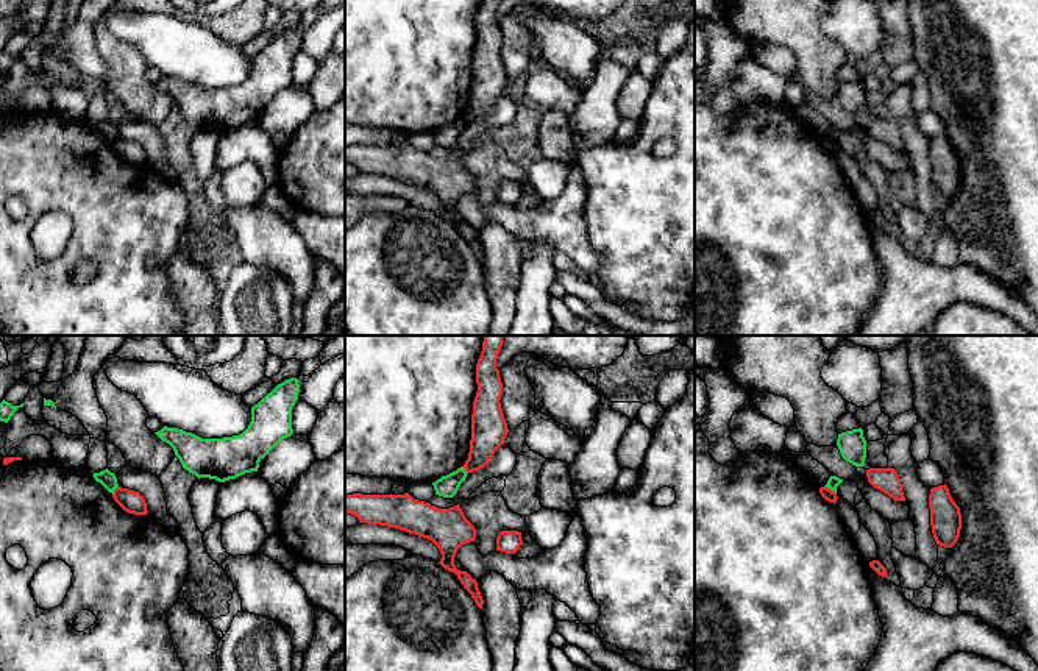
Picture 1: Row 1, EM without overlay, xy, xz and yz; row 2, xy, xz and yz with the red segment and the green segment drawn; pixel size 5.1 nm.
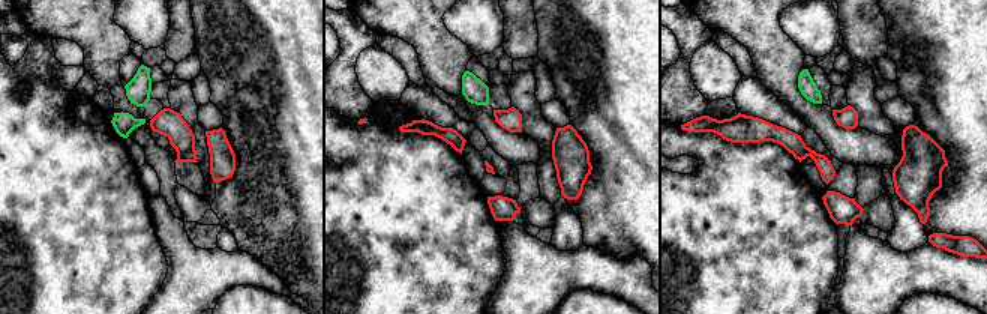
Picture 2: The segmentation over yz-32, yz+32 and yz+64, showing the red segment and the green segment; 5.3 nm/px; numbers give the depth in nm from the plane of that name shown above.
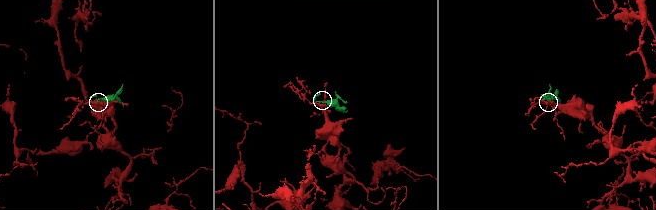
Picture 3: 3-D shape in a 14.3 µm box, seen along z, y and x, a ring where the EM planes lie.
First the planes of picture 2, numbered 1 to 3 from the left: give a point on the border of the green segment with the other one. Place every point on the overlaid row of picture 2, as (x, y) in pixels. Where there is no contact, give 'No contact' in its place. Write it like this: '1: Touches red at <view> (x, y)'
1: No contact
2: No contact
3: No contact

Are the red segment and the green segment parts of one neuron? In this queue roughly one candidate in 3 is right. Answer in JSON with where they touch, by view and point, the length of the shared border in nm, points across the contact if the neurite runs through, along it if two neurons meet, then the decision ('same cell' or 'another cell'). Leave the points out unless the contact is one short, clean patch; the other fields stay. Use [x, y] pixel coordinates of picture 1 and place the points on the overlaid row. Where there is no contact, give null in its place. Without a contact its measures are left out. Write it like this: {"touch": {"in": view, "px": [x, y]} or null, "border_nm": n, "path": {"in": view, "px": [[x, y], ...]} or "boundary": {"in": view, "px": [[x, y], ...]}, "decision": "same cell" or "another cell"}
{"touch": {"in": "yz", "px": [829, 489]}, "border_nm": 80, "boundary": {"in": "yz", "px": [[824, 486], [835, 493]]}, "decision": "another cell"}

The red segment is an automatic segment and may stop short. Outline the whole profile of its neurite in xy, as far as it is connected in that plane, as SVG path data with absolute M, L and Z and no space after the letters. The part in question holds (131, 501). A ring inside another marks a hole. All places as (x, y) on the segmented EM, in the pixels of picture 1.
M117 487L112 493L114 501L128 513L147 515L147 502L139 492Z

